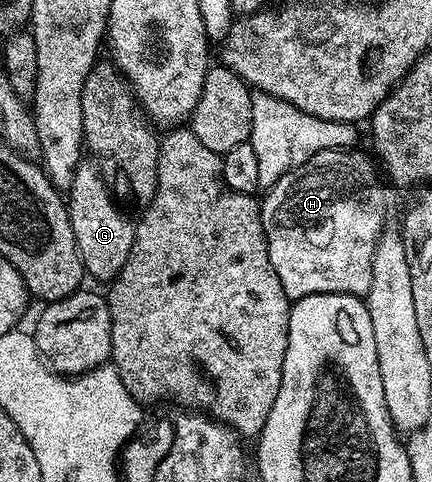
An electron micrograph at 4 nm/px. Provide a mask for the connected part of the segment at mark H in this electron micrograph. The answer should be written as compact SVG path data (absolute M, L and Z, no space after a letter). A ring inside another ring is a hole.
M335 150L317 153L302 167L295 168L285 173L283 177L270 190L262 196L261 210L263 212L263 228L269 249L269 261L281 281L281 289L285 289L288 299L294 301L310 295L358 295L365 297L373 281L373 255L377 249L377 241L384 234L383 227L383 191L379 188L379 179L375 176L373 168L367 164L363 155L358 155L358 150Z

